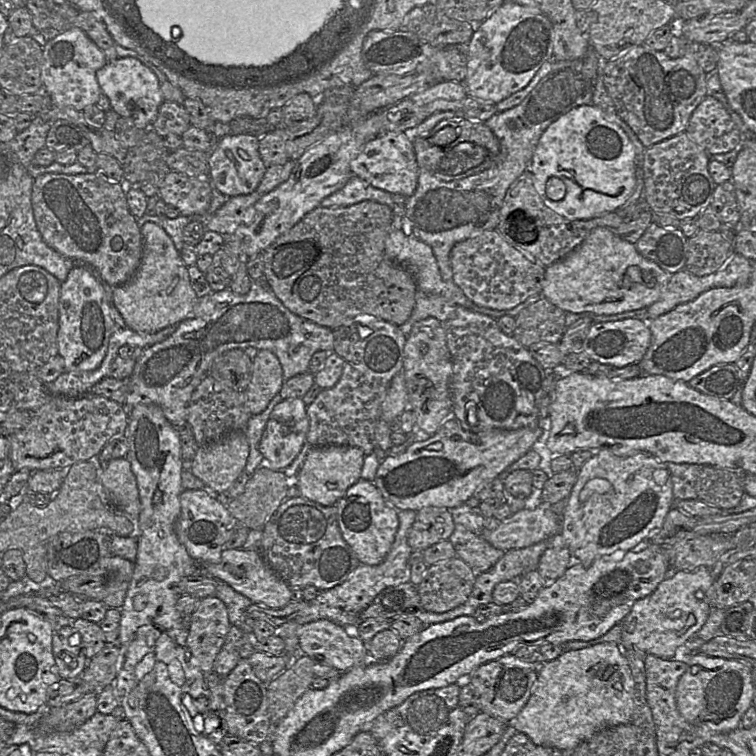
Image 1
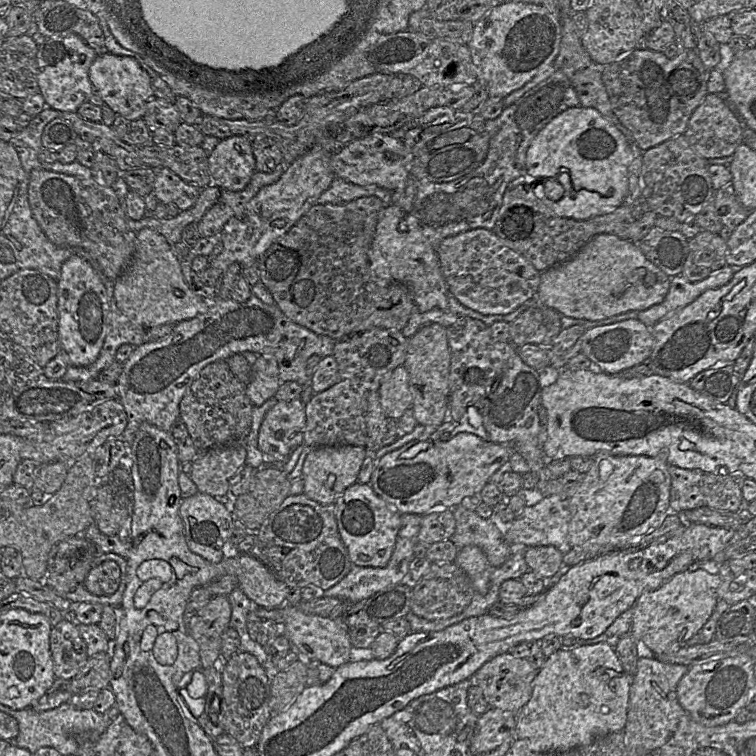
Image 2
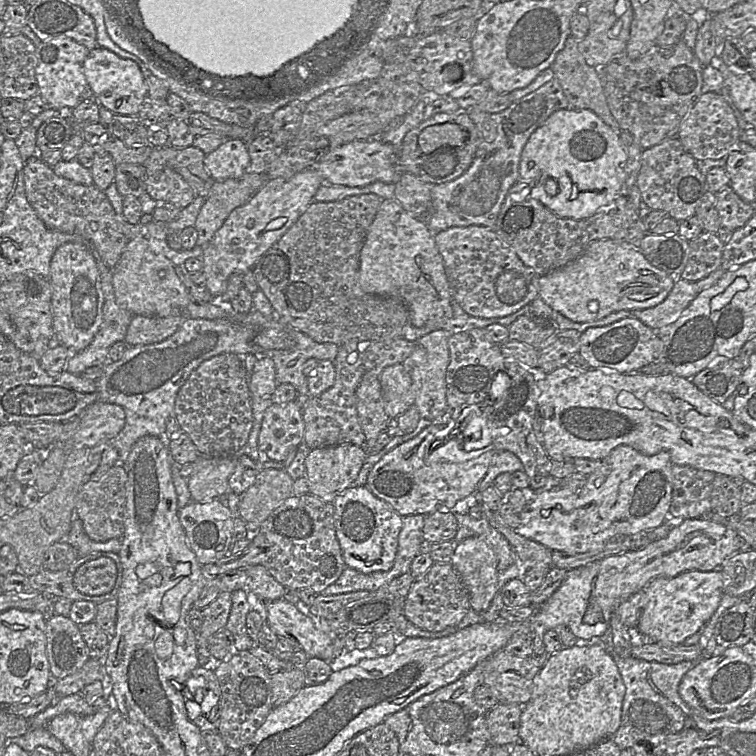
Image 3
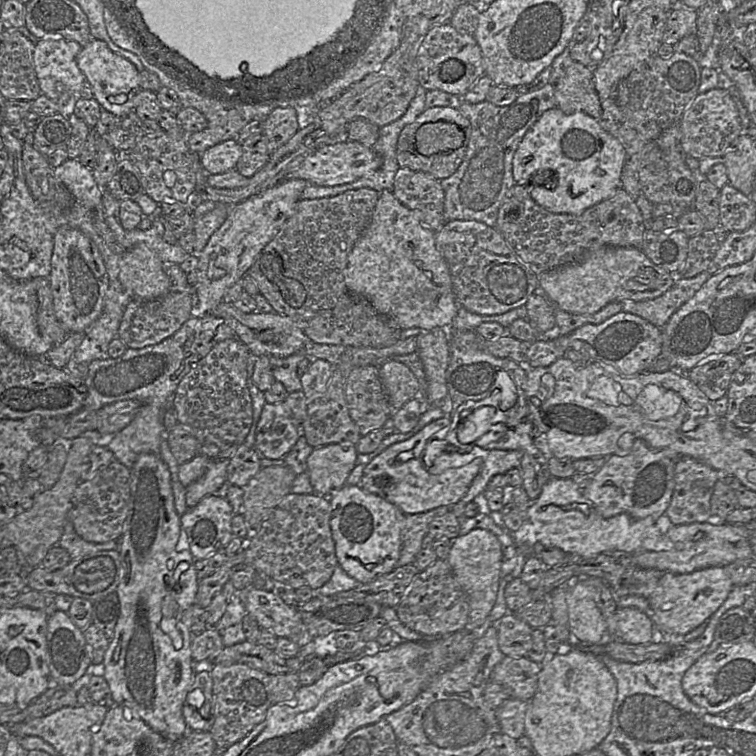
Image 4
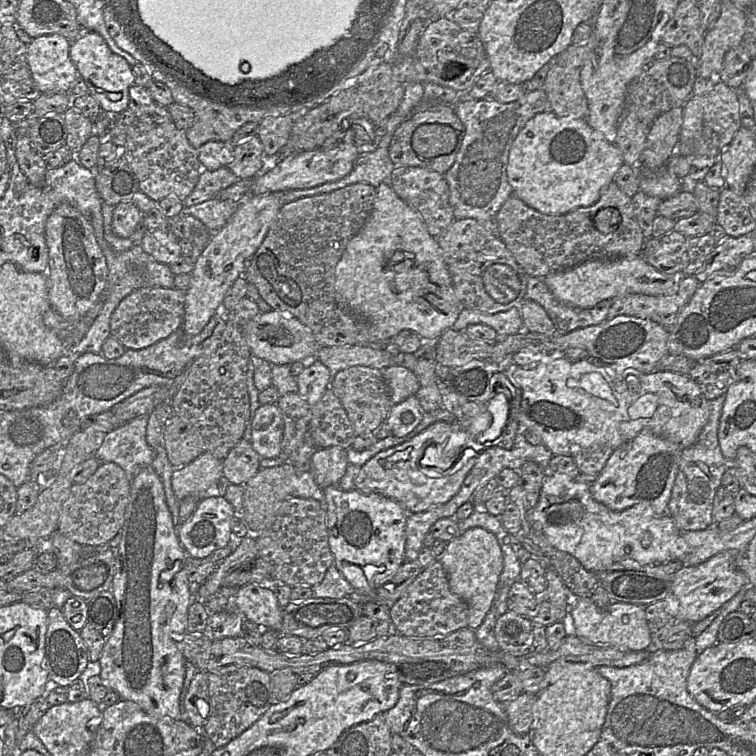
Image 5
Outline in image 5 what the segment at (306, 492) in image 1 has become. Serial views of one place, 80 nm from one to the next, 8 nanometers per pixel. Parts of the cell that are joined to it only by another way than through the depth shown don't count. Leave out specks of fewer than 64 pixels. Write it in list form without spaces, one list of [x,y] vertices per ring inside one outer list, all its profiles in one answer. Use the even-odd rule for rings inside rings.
[[[333,446],[319,448],[312,456],[311,473],[322,488],[337,486],[350,462],[346,449]]]

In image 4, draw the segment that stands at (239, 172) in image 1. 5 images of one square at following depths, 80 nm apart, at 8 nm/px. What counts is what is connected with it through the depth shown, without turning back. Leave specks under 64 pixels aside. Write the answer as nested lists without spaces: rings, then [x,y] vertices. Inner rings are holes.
[[[228,140],[204,151],[200,163],[208,174],[222,174],[235,169],[241,155],[241,142]]]

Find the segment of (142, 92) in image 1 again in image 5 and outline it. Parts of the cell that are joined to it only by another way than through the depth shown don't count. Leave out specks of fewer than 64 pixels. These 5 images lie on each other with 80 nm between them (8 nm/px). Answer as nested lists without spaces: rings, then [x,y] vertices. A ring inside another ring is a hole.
[[[83,31],[71,41],[70,58],[79,77],[85,81],[88,93],[98,102],[102,111],[119,114],[128,108],[129,88],[134,84],[132,67],[124,58],[114,54],[98,33]]]

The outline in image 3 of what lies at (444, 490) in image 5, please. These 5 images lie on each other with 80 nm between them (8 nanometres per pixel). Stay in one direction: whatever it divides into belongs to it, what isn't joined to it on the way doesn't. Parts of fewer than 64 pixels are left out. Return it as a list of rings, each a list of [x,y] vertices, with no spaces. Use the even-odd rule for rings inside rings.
[[[447,405],[447,411],[444,416],[441,418],[435,419],[435,420],[430,420],[432,421],[432,424],[424,428],[417,436],[414,438],[396,446],[393,448],[391,451],[389,451],[387,454],[385,454],[371,469],[366,486],[369,488],[369,490],[378,498],[384,500],[387,502],[399,515],[402,517],[407,516],[407,515],[418,515],[418,514],[424,514],[424,515],[429,515],[431,513],[434,513],[436,511],[440,512],[445,512],[445,511],[451,511],[451,509],[455,506],[455,504],[459,501],[464,499],[465,497],[469,496],[472,494],[480,481],[484,478],[486,475],[488,468],[492,462],[492,458],[494,456],[495,452],[500,452],[500,451],[491,451],[486,448],[480,448],[480,449],[474,449],[471,451],[465,451],[463,449],[463,443],[464,443],[464,436],[463,433],[457,434],[457,437],[454,437],[450,439],[447,442],[442,442],[442,439],[450,432],[453,431],[453,429],[457,426],[457,421],[453,420],[450,418],[450,411],[448,410],[448,405]]]

